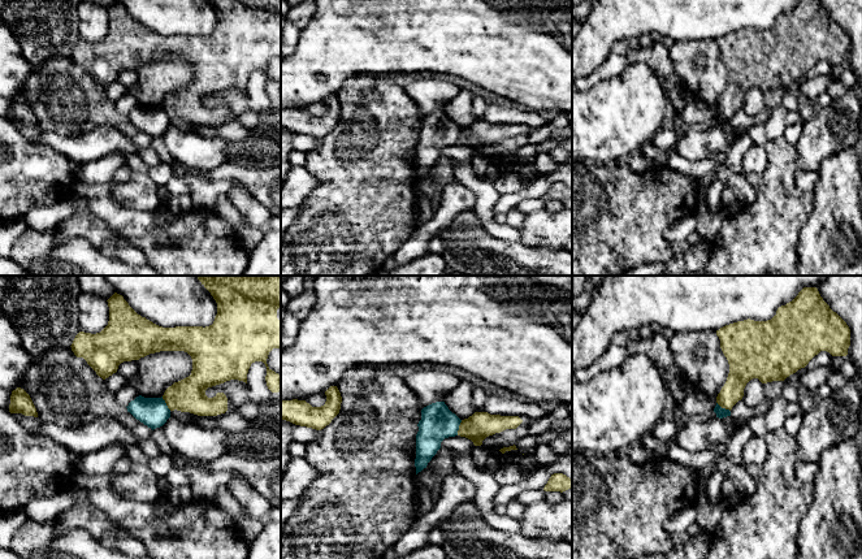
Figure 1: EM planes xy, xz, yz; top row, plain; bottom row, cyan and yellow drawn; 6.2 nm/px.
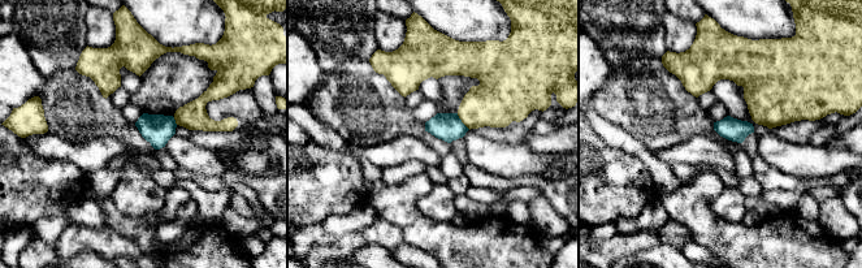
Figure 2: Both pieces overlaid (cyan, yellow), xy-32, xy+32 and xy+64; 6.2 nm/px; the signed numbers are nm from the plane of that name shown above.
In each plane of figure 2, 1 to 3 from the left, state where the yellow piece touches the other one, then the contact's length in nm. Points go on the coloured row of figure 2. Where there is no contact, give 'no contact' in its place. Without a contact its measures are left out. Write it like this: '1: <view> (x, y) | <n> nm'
1: xy-32 (174, 121) | 50 nm
2: xy+32 (460, 121) | 130 nm
3: no contact

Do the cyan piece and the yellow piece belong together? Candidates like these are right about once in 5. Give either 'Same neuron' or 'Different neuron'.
Different neuron

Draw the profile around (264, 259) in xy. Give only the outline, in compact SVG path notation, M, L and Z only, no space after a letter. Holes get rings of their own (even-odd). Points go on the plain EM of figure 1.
M264 229L261 240L250 251L243 276L281 276L281 230Z

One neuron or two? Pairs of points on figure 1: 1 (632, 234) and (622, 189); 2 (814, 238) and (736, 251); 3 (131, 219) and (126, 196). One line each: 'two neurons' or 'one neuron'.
1: one neuron
2: two neurons
3: two neurons

